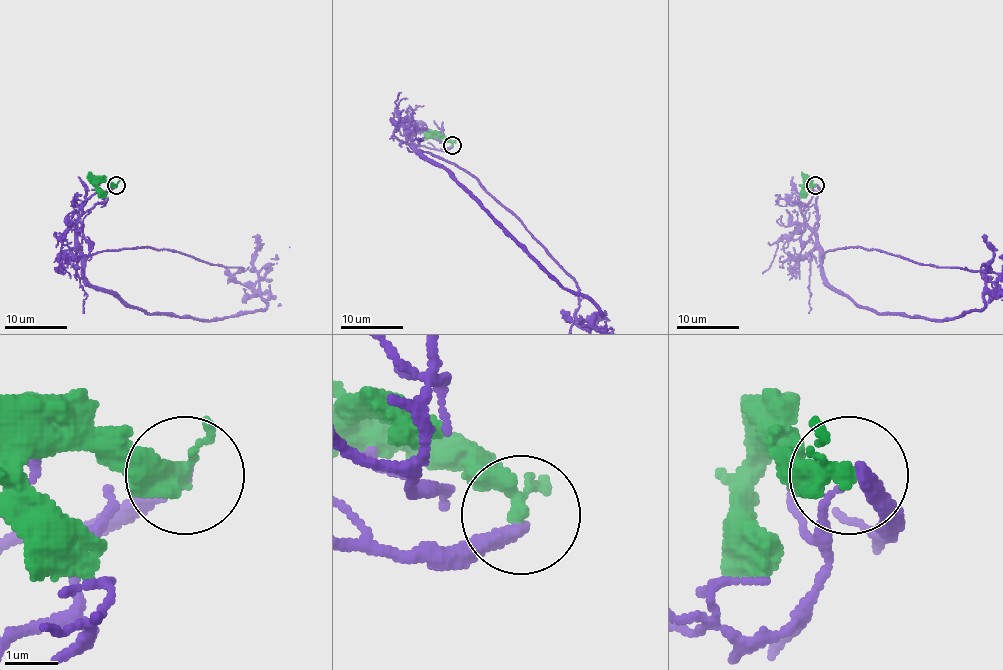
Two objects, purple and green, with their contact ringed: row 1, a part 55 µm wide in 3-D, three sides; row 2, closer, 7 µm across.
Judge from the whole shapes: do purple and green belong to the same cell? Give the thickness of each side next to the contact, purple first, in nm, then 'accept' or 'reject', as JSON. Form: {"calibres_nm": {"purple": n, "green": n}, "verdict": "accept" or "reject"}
{"calibres_nm": {"purple": 320, "green": 280}, "verdict": "reject"}

